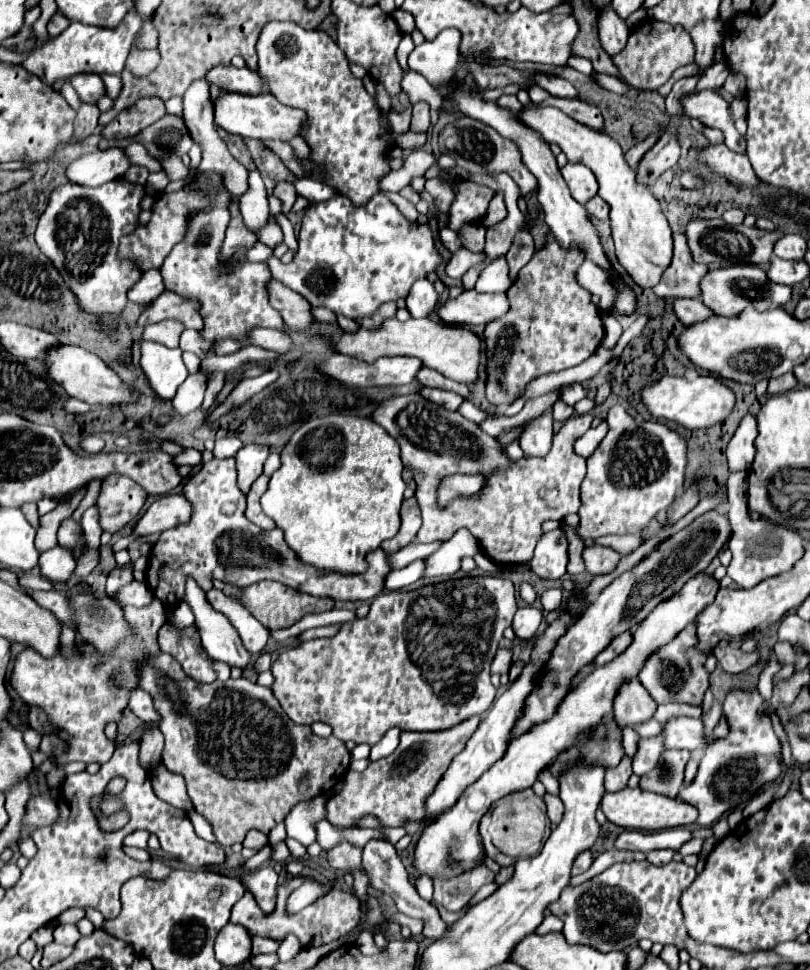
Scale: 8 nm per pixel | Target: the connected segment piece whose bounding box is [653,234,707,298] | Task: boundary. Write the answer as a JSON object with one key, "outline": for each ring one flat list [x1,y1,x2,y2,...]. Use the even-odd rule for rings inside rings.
{"outline":[[673,234,675,252,673,262,667,268,661,282,653,288,659,298,701,298,701,278,707,274,707,266,697,264,691,258,687,240,683,234]]}

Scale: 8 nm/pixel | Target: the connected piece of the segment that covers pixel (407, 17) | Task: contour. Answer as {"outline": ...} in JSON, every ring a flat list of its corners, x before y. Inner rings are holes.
{"outline":[[397,8,397,10,393,12,393,18,397,20,399,28,401,28,405,34,411,34,411,32,415,30,415,20,413,20,413,16,411,16,409,12,405,12,405,10]]}

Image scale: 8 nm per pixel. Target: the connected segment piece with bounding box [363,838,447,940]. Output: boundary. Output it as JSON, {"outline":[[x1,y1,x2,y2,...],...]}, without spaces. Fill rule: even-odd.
{"outline":[[373,838,373,840,369,840,369,842,365,844,365,848,363,848,363,868,365,868,367,874,371,876,371,884,373,884,377,890,383,890,385,894,391,894,391,896,395,898,395,902,397,902,397,908,399,908,405,916,409,916,409,918,423,918,423,920,425,920,423,936,427,936,427,938,431,938,431,940,437,940,437,938,441,938,441,936,445,934,447,924,439,918,437,908,431,906,427,900,423,900,423,898,417,894,415,886,411,886,409,874,407,874,407,870,405,870,405,866,403,866,401,858,397,856,397,852,395,852,395,848,393,848,393,844,391,844,389,840,377,840,377,838]]}

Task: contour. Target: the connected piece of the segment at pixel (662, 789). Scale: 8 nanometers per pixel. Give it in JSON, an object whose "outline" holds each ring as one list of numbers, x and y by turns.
{"outline":[[667,750,663,754,661,766,655,768,653,772,641,776,639,786,643,790,675,798,679,788,681,788,681,784,683,784,685,764,687,764,689,756,691,756,689,750]]}

